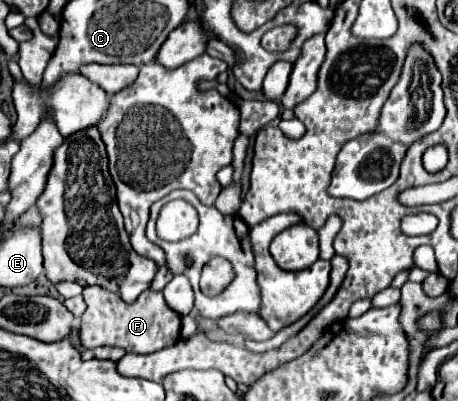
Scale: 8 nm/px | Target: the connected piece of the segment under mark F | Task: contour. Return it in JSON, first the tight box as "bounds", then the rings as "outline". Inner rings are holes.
{"bounds":[79,286,179,354],"outline":[[[99,286],[83,288],[83,300],[87,304],[85,314],[81,316],[79,336],[83,348],[97,346],[119,346],[127,352],[135,354],[151,354],[165,346],[171,346],[179,340],[179,314],[173,314],[169,306],[165,306],[163,294],[145,290],[133,304],[121,302],[117,294],[107,294],[107,290]]]}

